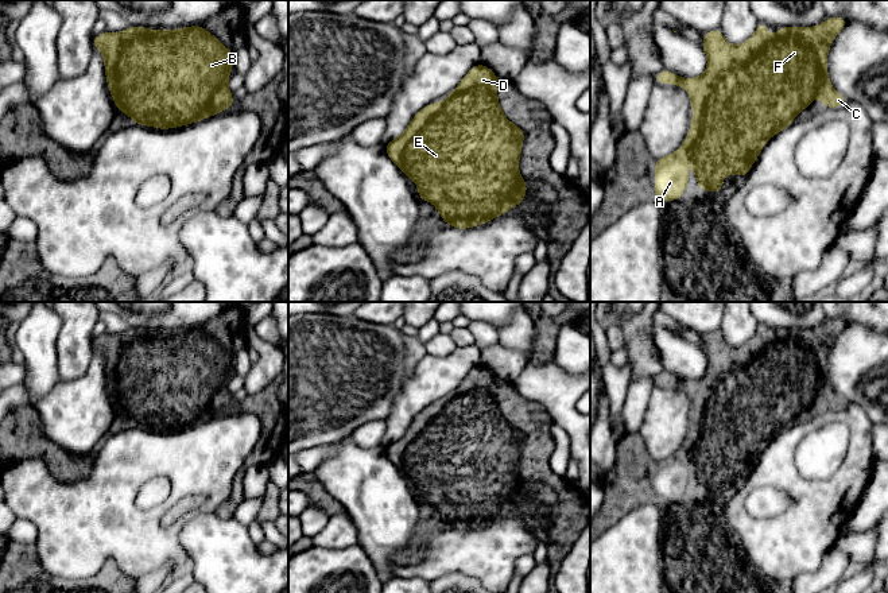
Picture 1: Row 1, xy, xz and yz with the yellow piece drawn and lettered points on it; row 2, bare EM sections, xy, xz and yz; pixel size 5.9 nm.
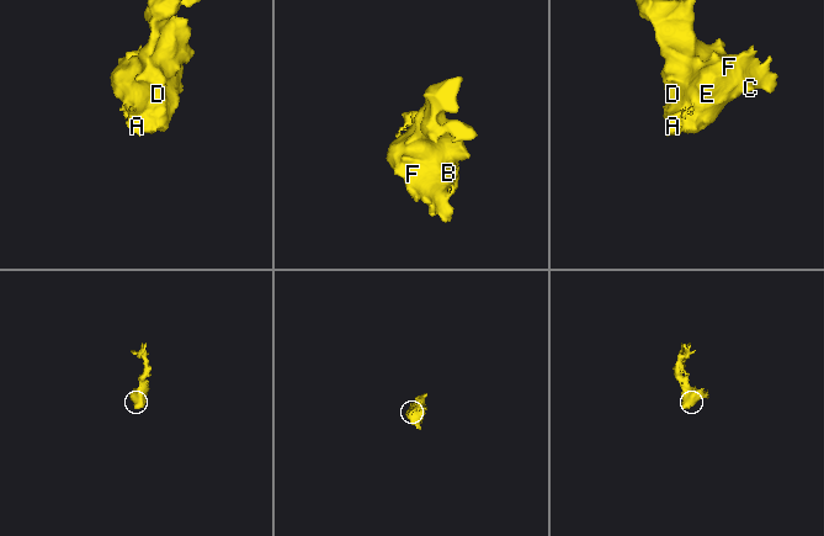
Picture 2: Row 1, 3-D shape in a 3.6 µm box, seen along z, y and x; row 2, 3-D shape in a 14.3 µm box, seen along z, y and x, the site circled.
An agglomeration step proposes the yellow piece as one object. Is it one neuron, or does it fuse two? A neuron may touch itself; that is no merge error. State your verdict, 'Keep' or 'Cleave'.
Keep

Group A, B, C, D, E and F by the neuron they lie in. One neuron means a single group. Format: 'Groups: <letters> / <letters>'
Groups: A B C D E F

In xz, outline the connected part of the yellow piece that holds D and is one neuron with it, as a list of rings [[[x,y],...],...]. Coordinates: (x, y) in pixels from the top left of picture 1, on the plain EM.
[[[484,365],[472,369],[442,404],[430,404],[410,423],[404,434],[385,445],[388,460],[418,487],[418,497],[433,504],[445,526],[469,531],[505,516],[526,501],[527,484],[519,476],[519,461],[526,434],[512,426],[497,402],[497,377]]]

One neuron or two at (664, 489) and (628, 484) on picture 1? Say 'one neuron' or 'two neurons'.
one neuron

